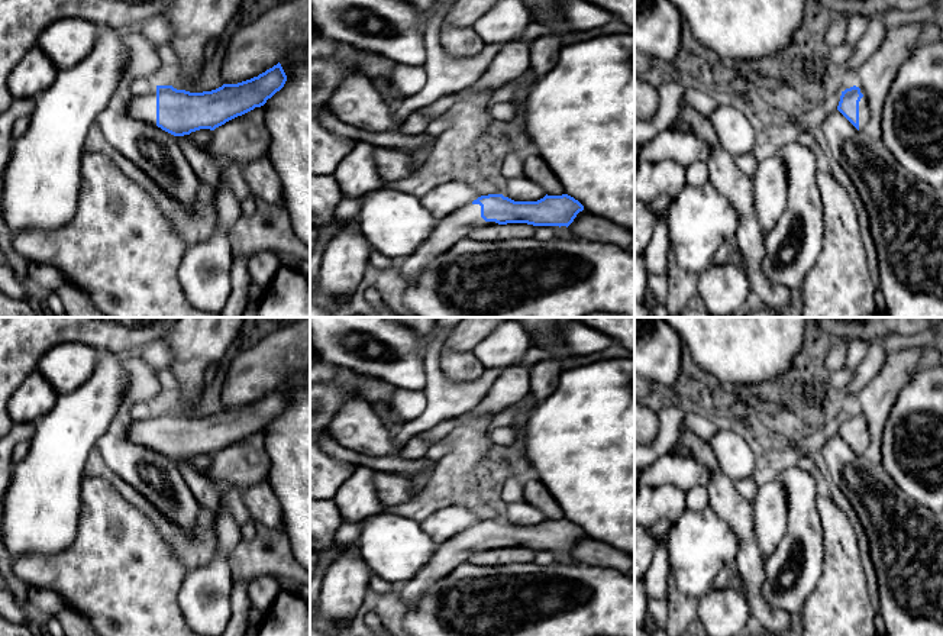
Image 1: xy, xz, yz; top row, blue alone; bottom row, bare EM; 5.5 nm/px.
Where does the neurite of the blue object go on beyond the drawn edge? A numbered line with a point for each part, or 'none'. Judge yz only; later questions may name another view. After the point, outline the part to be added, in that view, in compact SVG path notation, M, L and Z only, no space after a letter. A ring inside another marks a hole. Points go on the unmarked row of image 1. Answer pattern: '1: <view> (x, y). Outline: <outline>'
1: yz (864, 433). Outline: M865 420L859 426L859 455L863 456L869 446L869 430Z

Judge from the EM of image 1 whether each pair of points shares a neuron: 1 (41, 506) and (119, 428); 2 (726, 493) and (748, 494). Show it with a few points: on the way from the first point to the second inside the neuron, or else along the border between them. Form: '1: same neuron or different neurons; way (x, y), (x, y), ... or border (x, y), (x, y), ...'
1: different neurons; border (115, 416), (96, 445)
2: different neurons; border (735, 481), (736, 490), (751, 504)

